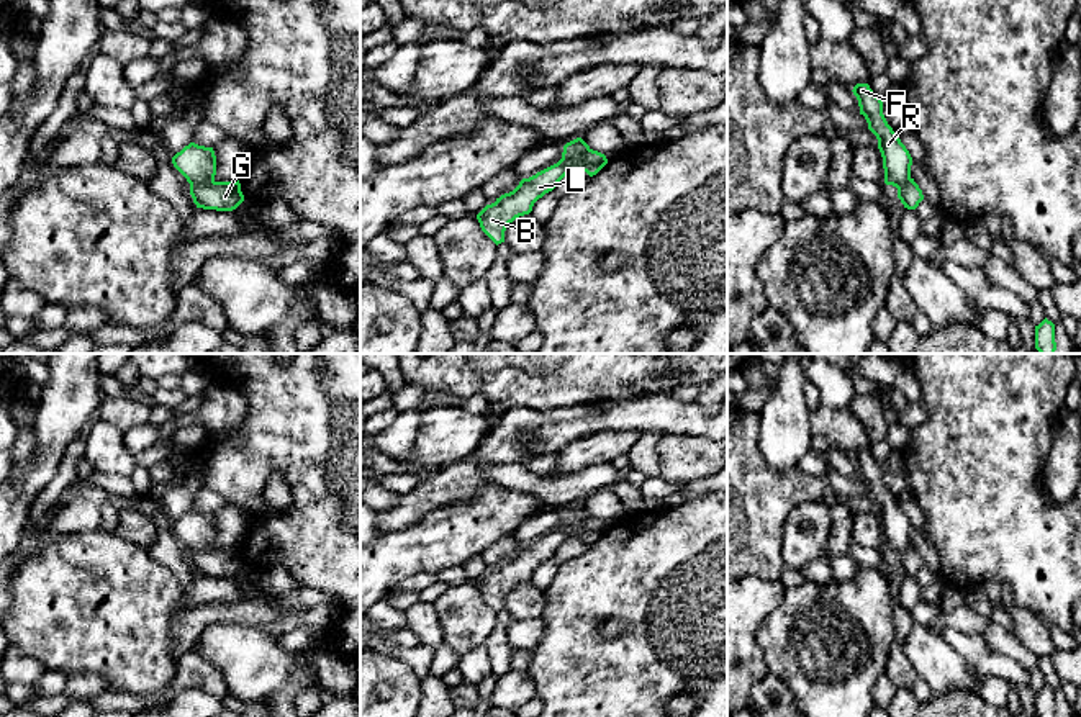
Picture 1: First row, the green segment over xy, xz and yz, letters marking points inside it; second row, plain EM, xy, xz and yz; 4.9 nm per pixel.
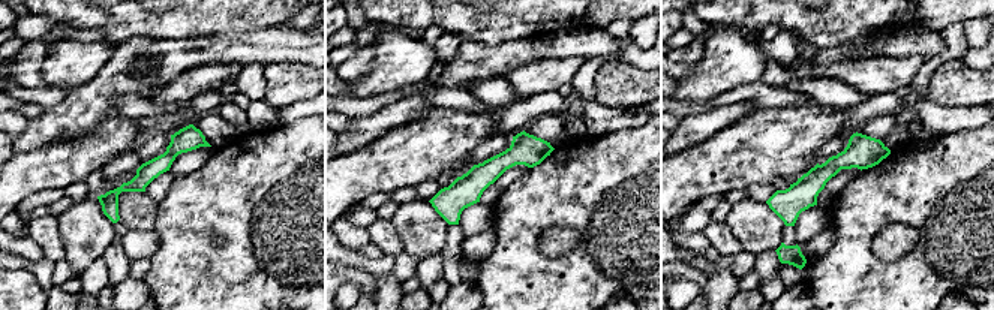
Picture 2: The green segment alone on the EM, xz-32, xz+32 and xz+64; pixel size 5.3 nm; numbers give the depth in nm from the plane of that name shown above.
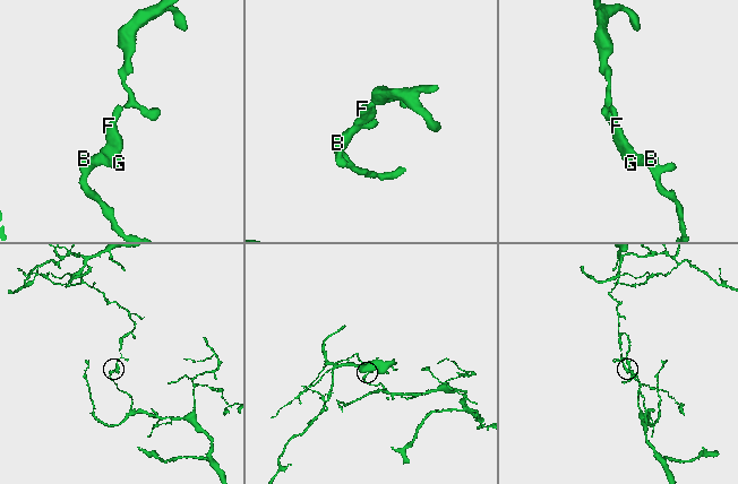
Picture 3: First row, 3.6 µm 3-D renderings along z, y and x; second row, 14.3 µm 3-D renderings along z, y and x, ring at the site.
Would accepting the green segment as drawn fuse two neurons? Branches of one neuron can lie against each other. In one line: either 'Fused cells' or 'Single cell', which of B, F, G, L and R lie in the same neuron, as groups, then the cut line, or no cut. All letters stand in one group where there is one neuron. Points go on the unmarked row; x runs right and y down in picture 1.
Fused cells. Groups: B G L / F R. Split along xz (590, 516), (560, 527)

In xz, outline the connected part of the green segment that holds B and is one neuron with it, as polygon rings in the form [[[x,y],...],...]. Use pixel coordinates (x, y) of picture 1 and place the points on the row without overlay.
[[[590,516],[583,522],[572,527],[559,527],[557,530],[537,539],[529,545],[522,545],[519,552],[496,565],[495,570],[486,571],[478,581],[482,598],[498,612],[504,609],[506,594],[519,583],[529,581],[534,570],[545,560],[552,558],[555,552],[570,539],[583,537],[590,543],[596,542],[608,525],[604,521]]]

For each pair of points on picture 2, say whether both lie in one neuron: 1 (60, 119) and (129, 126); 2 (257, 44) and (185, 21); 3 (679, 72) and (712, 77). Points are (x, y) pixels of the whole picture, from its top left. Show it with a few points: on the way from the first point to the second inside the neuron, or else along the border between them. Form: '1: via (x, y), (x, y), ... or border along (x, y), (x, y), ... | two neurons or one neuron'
1: border along (120, 113), (107, 117), (93, 129), (69, 137) | two neurons
2: border along (266, 27), (243, 35), (219, 35), (197, 39) | two neurons
3: border along (702, 60), (678, 81) | two neurons

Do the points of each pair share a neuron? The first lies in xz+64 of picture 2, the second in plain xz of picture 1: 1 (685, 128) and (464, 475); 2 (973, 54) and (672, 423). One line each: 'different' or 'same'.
1: same
2: same

